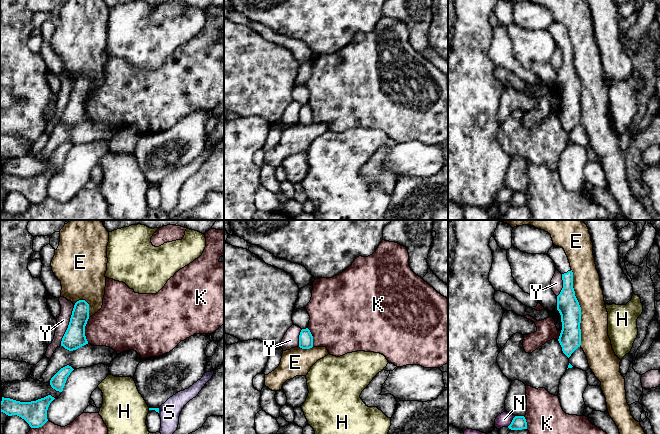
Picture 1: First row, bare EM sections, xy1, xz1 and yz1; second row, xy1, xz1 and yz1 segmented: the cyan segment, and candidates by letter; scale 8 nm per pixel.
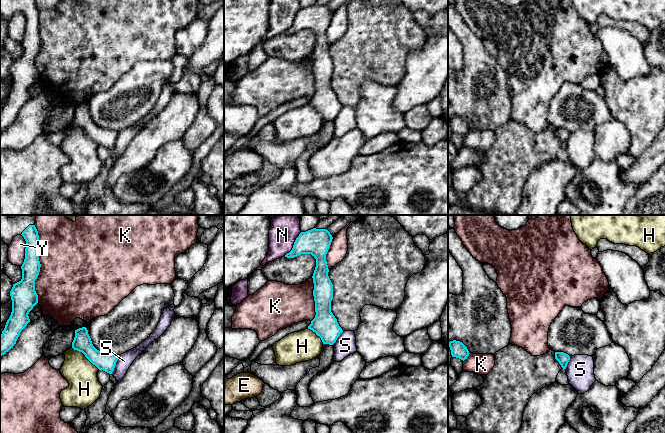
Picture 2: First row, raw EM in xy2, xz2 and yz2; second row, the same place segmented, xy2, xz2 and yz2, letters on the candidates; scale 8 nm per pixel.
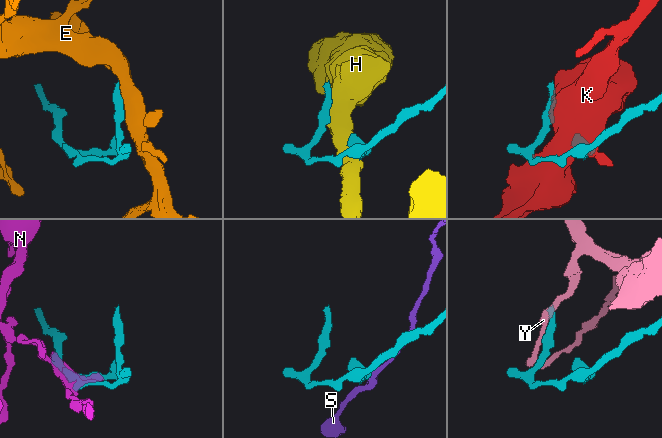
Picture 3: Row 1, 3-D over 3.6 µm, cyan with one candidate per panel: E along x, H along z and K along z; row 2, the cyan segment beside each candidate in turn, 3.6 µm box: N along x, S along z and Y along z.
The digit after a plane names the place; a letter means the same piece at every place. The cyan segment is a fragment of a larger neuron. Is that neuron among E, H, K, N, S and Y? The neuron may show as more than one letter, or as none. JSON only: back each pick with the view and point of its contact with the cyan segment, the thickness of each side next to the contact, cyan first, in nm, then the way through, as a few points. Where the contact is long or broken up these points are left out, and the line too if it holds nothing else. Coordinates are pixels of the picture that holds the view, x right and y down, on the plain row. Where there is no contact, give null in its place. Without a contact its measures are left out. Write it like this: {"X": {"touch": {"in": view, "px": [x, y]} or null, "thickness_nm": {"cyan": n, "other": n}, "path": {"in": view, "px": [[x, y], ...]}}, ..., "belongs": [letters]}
{"belongs": []}

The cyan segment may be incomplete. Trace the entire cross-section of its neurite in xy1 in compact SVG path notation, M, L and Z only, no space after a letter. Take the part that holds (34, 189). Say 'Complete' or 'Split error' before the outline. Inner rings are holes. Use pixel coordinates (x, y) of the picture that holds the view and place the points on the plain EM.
Complete. M48 171L31 178L20 178L2 173L0 187L8 192L17 191L24 195L31 204L42 203L47 197L47 186L55 174Z

